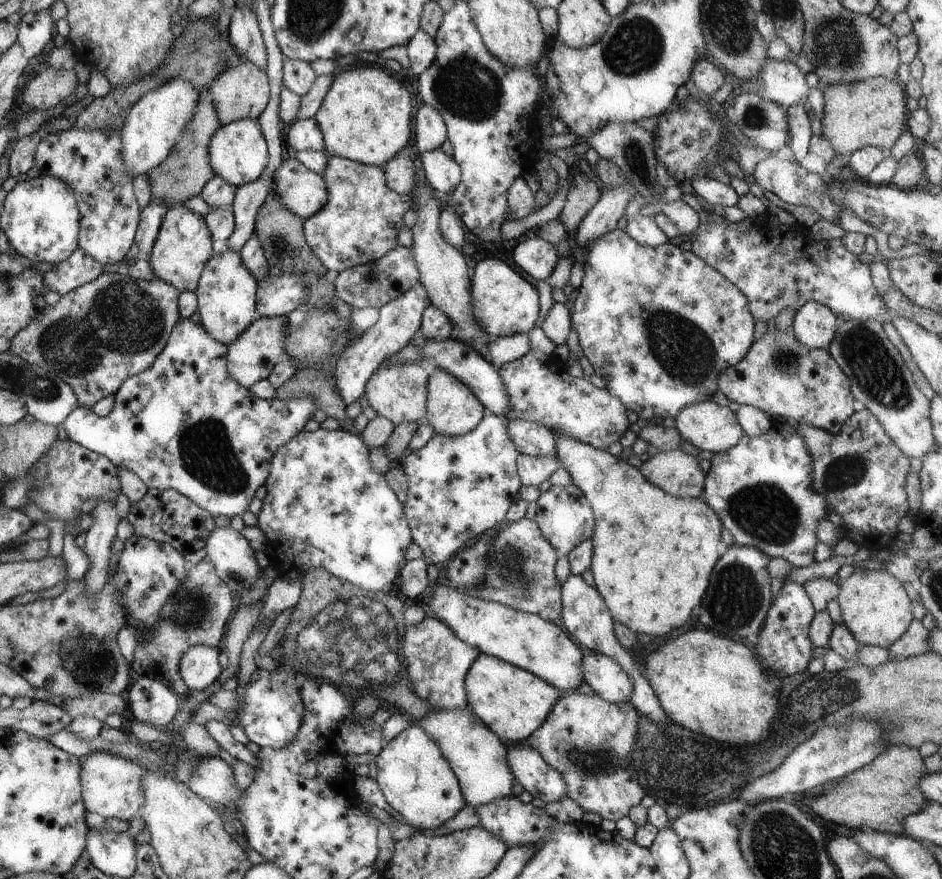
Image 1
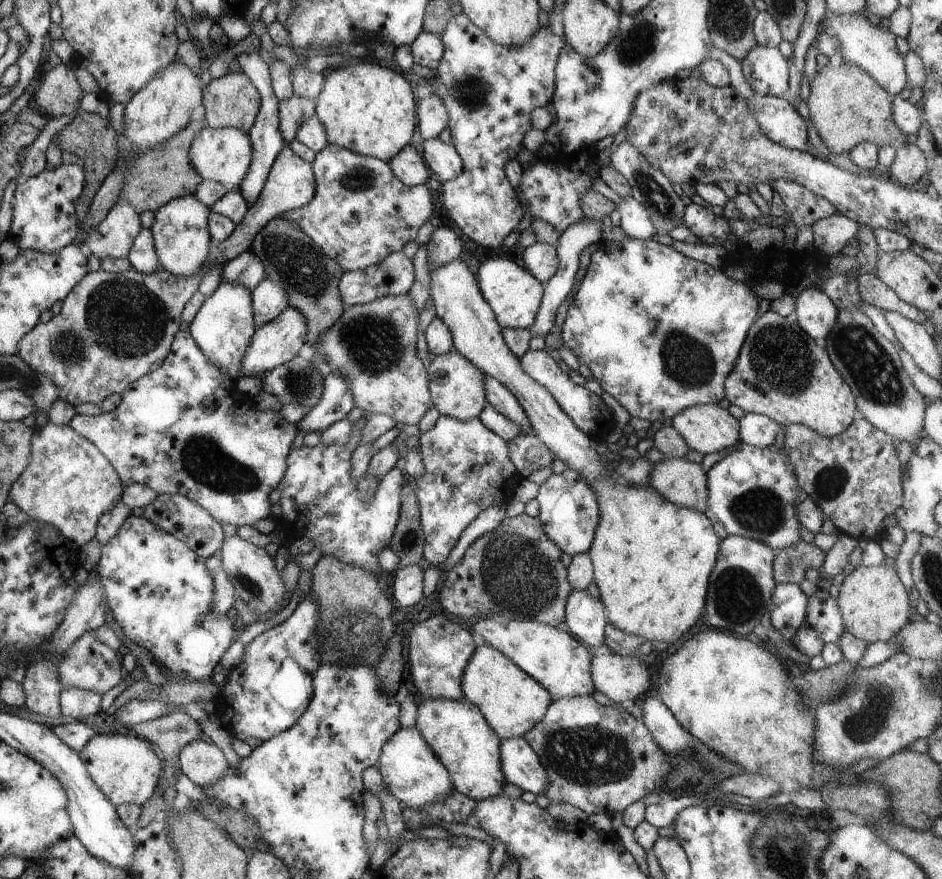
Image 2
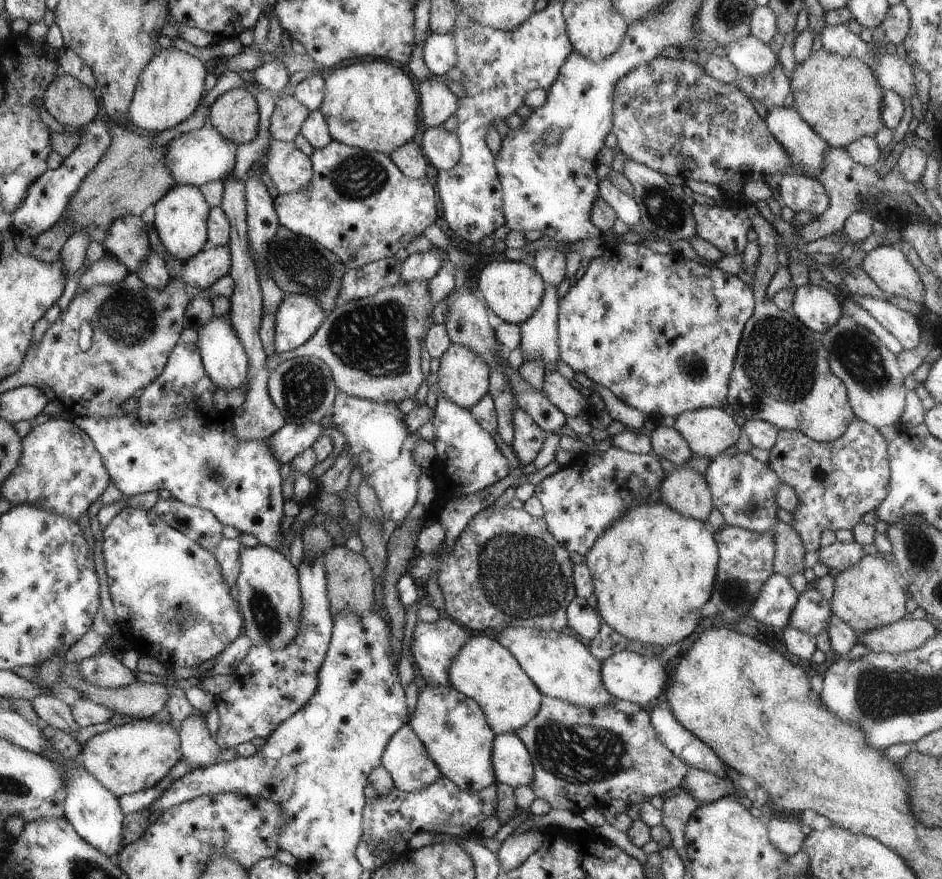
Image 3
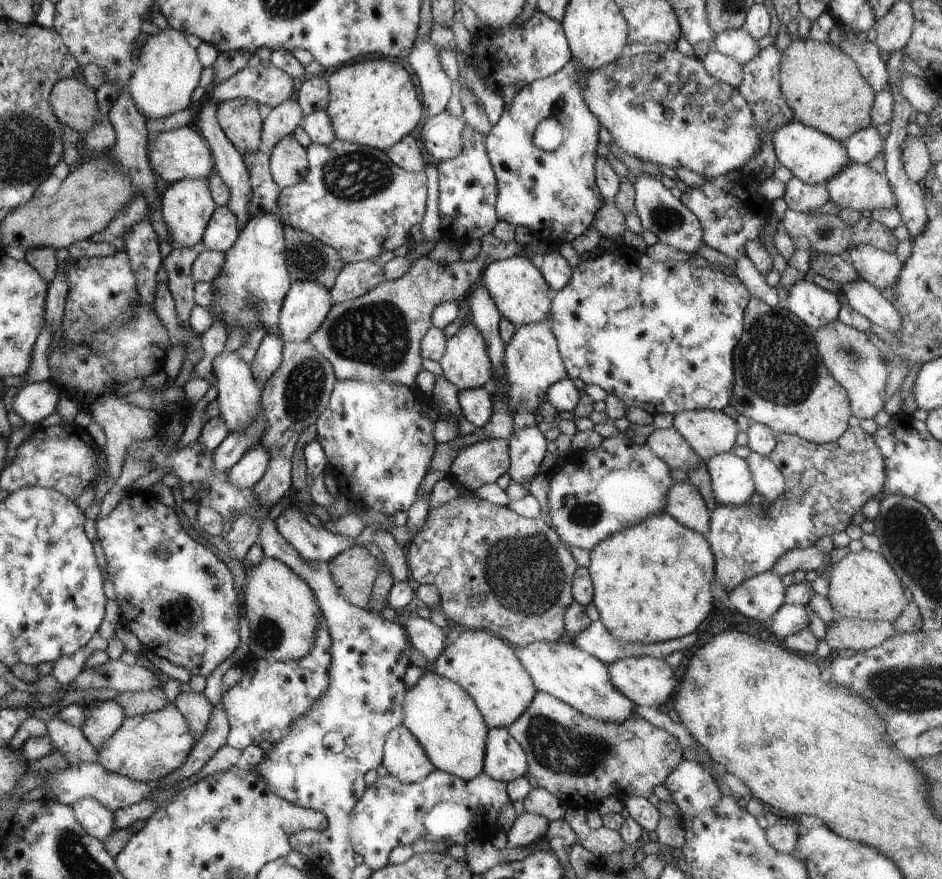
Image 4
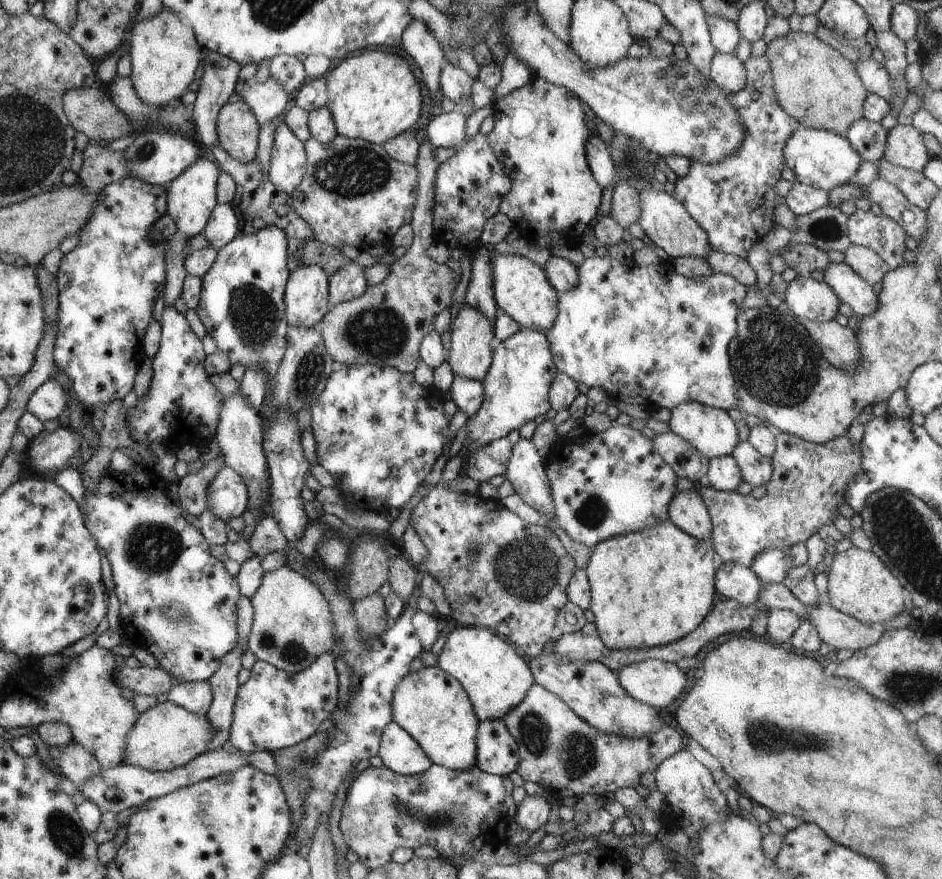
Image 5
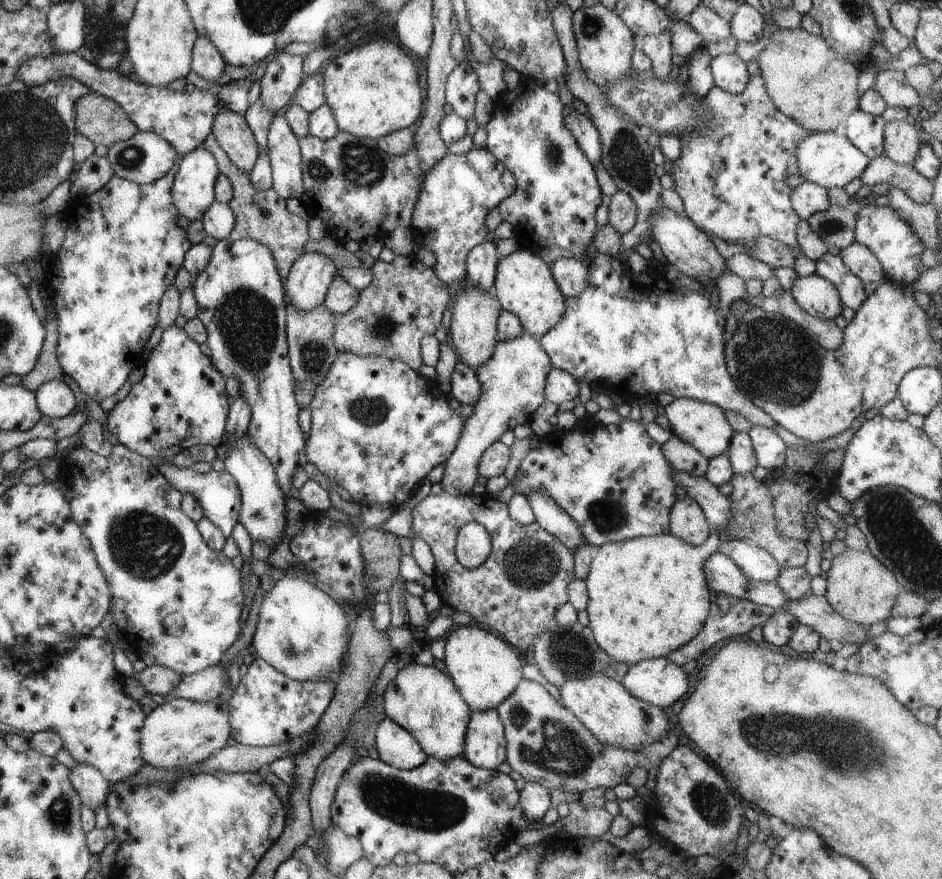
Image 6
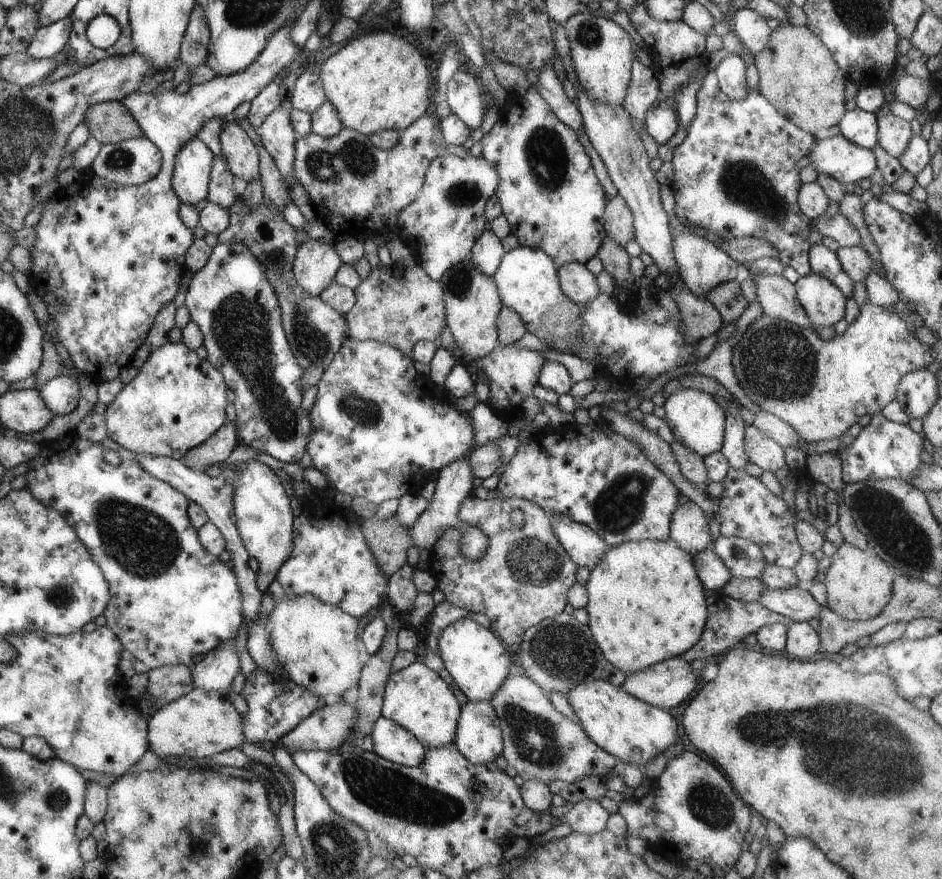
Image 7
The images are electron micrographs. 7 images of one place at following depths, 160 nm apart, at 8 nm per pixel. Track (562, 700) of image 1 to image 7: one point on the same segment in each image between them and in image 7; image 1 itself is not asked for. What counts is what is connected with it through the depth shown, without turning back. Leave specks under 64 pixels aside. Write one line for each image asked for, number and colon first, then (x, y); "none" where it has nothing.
2: (600, 759)
3: (582, 757)
4: (581, 760)
5: (558, 750)
6: (546, 744)
7: (540, 743)

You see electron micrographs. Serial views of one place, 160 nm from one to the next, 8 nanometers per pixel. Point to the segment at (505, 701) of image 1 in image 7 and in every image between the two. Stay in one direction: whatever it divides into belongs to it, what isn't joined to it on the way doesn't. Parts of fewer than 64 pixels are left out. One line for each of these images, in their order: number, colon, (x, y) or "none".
2: (512, 703)
3: (484, 670)
4: (486, 666)
5: (496, 677)
6: (485, 668)
7: (473, 655)

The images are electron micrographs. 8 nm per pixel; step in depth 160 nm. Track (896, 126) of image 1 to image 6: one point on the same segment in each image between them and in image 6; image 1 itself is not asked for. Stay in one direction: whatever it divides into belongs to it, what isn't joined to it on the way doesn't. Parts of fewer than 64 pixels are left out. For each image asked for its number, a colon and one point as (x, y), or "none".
2: (847, 106)
3: (839, 97)
4: (822, 85)
5: (813, 83)
6: (807, 81)

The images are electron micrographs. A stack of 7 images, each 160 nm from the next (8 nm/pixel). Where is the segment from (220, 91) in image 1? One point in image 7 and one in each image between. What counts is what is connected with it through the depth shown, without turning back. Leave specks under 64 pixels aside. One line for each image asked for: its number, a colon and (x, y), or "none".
2: (233, 100)
3: (234, 114)
4: (240, 118)
5: (237, 128)
6: (232, 130)
7: (239, 152)

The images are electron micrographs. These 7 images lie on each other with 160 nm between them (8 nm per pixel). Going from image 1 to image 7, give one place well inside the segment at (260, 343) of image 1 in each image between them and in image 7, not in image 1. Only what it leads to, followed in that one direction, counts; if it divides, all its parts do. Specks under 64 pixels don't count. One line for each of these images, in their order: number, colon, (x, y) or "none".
2: (278, 341)
3: (299, 315)
4: (306, 306)
5: (306, 298)
6: (312, 274)
7: (316, 263)

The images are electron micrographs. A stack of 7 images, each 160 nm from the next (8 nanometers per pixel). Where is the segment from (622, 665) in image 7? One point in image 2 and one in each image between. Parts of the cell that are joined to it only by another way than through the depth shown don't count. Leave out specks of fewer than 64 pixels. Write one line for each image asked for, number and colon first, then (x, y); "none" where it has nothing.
2: (652, 559)
3: (653, 570)
4: (651, 583)
5: (652, 587)
6: (648, 596)

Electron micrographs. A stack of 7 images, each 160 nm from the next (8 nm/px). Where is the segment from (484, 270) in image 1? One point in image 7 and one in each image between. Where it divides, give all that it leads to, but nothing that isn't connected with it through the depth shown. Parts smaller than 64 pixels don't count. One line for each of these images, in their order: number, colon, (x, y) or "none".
2: (511, 290)
3: (513, 289)
4: (520, 291)
5: (521, 288)
6: (524, 285)
7: (527, 280)

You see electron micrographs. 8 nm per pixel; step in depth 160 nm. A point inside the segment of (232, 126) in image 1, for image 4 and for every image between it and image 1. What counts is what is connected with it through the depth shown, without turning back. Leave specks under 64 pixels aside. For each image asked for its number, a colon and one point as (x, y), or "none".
2: (224, 155)
3: (200, 156)
4: (183, 153)

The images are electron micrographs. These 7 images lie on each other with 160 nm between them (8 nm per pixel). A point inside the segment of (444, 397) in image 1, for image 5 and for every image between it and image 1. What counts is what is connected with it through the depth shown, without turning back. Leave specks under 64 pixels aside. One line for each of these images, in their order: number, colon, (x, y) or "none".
2: (457, 387)
3: (463, 376)
4: (465, 363)
5: (470, 355)

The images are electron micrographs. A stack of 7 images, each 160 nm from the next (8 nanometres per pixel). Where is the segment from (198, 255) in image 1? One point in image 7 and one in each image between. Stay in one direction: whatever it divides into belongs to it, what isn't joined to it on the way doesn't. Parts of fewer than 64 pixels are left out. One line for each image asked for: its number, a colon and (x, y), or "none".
2: (181, 236)
3: (181, 216)
4: (187, 206)
5: (192, 196)
6: (194, 189)
7: (194, 162)

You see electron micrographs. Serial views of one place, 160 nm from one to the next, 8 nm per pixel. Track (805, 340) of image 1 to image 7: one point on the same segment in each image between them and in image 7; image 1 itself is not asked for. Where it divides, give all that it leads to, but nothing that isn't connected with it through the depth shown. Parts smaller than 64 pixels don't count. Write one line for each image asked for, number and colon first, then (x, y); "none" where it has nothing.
2: (816, 314)
3: (819, 309)
4: (816, 306)
5: (807, 298)
6: (814, 294)
7: (824, 303)

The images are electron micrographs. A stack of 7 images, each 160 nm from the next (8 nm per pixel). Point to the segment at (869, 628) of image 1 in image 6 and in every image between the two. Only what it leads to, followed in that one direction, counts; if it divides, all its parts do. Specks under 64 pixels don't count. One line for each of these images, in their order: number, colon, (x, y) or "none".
2: (874, 604)
3: (870, 594)
4: (862, 586)
5: (859, 584)
6: (860, 588)

